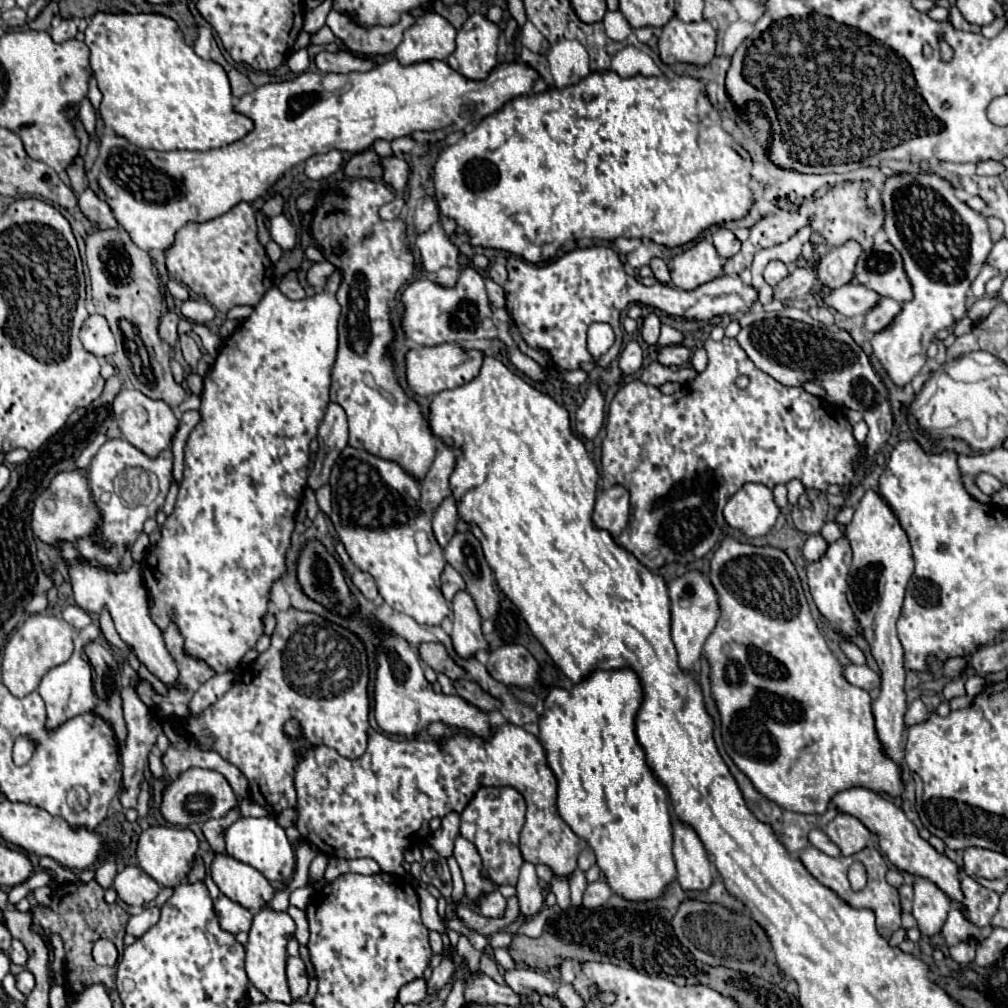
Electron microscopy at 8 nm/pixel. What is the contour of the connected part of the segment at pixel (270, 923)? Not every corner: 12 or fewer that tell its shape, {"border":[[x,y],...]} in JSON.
{"border":[[264,905],[246,943],[250,983],[290,1003],[286,945],[296,923]]}

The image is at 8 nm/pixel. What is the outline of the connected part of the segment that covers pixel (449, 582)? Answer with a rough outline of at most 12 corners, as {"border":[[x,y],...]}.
{"border":[[446,565],[442,571],[442,593],[452,601],[464,585],[462,575]]}

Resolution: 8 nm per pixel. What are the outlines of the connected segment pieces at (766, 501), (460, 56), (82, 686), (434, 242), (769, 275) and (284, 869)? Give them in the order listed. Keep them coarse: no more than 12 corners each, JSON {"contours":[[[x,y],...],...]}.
{"contours":[[[746,483],[724,517],[748,537],[766,535],[780,515],[772,489]],[[472,13],[448,65],[480,81],[496,65],[500,27]],[[74,653],[38,685],[48,727],[96,705],[92,667]],[[442,225],[418,235],[426,273],[454,287],[460,275],[458,249]],[[770,261],[764,269],[764,281],[776,287],[788,269],[782,261]],[[274,817],[238,819],[226,853],[288,881],[294,849]]]}

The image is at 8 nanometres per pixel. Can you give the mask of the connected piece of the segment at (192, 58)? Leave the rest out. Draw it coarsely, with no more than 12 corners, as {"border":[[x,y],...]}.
{"border":[[158,13],[84,35],[106,127],[156,151],[252,129],[216,61]]}

